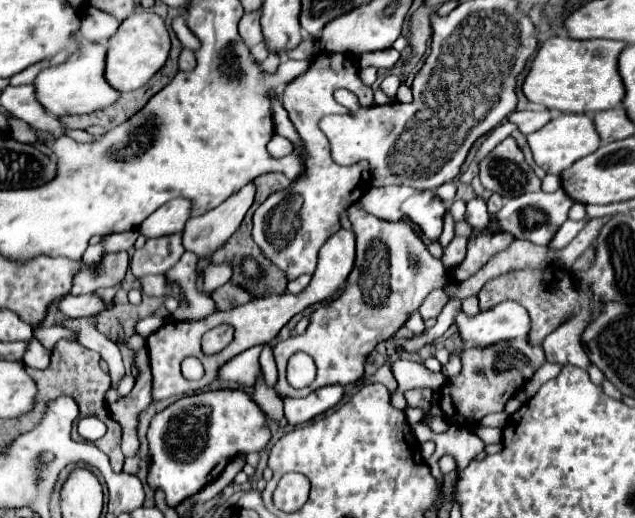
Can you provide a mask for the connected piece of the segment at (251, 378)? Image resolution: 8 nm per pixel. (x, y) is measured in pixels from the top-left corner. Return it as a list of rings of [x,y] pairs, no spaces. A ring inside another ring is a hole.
[[[252,347],[248,351],[236,355],[232,361],[228,361],[220,369],[220,379],[234,381],[244,387],[252,387],[256,377],[260,375],[260,363],[258,363],[260,351],[262,351],[262,347]]]

